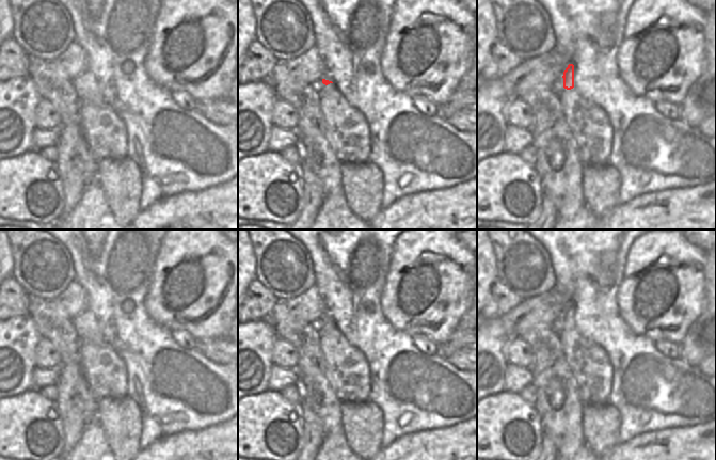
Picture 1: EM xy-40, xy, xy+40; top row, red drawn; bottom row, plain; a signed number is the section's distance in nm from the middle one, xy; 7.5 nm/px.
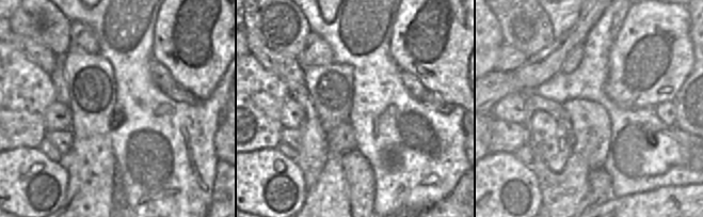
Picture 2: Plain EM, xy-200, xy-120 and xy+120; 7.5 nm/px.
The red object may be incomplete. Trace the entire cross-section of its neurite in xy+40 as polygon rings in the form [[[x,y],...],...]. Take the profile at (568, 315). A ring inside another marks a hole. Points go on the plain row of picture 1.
[[[574,304],[563,311],[563,328],[559,340],[576,383],[578,398],[584,403],[608,403],[612,385],[612,366],[606,351],[586,339],[574,328]]]

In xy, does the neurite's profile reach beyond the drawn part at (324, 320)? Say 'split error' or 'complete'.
split error

